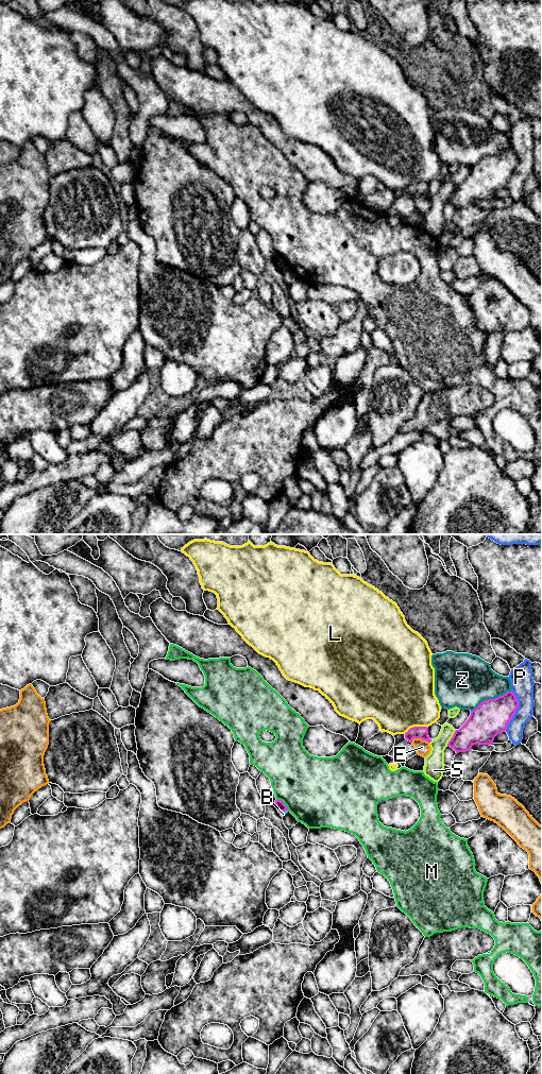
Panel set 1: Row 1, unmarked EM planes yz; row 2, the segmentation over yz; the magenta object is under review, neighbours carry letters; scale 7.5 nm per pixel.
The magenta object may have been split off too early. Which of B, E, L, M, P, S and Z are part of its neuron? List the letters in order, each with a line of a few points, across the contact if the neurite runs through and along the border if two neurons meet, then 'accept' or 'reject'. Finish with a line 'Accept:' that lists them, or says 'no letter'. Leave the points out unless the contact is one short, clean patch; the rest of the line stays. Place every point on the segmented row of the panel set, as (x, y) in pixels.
B: line yz (287, 810), (280, 813); reject
E: reject
L: reject
M: reject
P: line yz (511, 689), (518, 701), (518, 709), (505, 730); reject
S: reject
Z: reject
Accept: no letter

